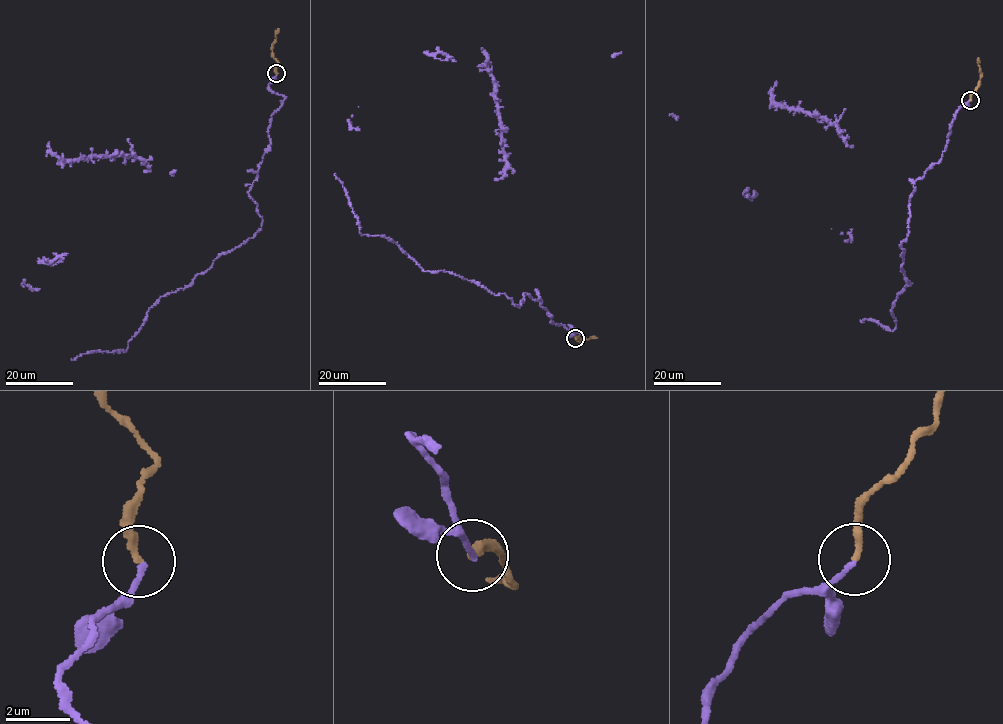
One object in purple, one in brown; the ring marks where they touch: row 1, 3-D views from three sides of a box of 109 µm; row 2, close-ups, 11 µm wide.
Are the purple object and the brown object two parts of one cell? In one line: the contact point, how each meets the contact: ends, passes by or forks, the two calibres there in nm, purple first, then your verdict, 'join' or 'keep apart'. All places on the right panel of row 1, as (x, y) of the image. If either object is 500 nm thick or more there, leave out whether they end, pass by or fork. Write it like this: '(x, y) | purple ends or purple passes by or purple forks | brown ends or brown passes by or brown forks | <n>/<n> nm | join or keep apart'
(970, 100) | purple ends | brown ends | 160/240 nm | join

